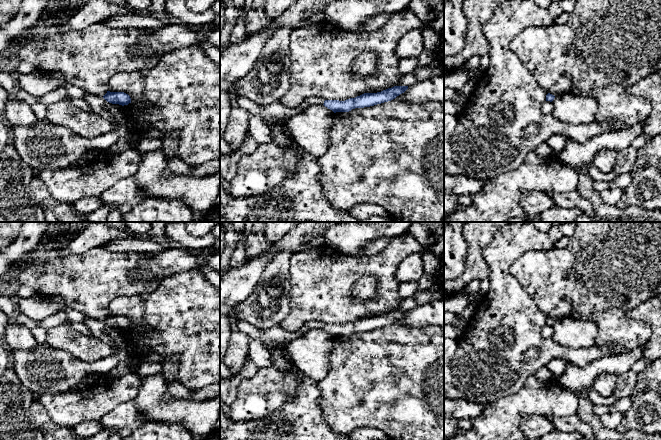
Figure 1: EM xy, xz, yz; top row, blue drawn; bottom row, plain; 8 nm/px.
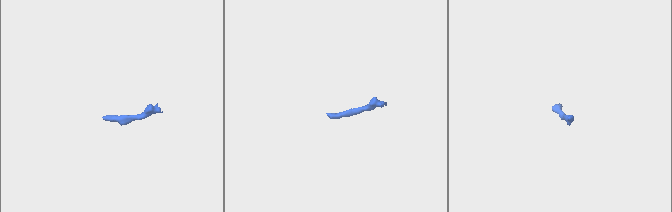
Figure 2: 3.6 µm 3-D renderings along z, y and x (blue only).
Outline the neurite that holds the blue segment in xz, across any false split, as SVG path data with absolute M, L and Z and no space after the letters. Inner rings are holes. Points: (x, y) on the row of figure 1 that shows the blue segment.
M394 86L377 93L364 93L355 98L350 98L345 101L339 100L325 100L320 97L311 96L307 98L299 109L306 110L310 106L324 105L328 109L336 112L349 112L355 108L370 107L384 102L395 99L400 94L404 93L408 89L408 86Z

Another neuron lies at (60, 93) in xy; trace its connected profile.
M59 87L42 97L34 97L28 94L26 91L18 89L17 98L19 101L24 102L30 106L37 102L41 102L48 106L50 104L57 103L61 100L67 99L71 101L72 104L74 104L79 109L82 109L84 111L91 111L91 108L86 104L86 102L83 99L75 99L71 97L64 87Z

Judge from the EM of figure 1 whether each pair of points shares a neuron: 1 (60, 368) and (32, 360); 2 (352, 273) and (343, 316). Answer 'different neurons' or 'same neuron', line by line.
1: same neuron
2: same neuron

